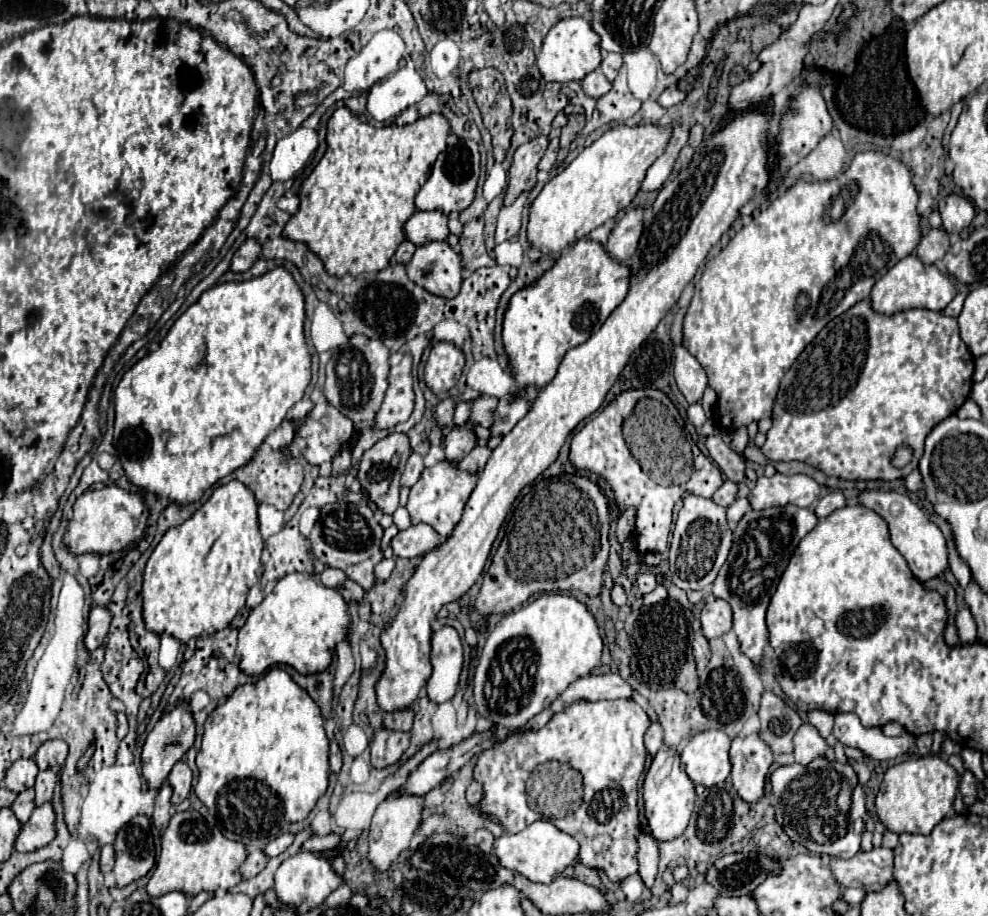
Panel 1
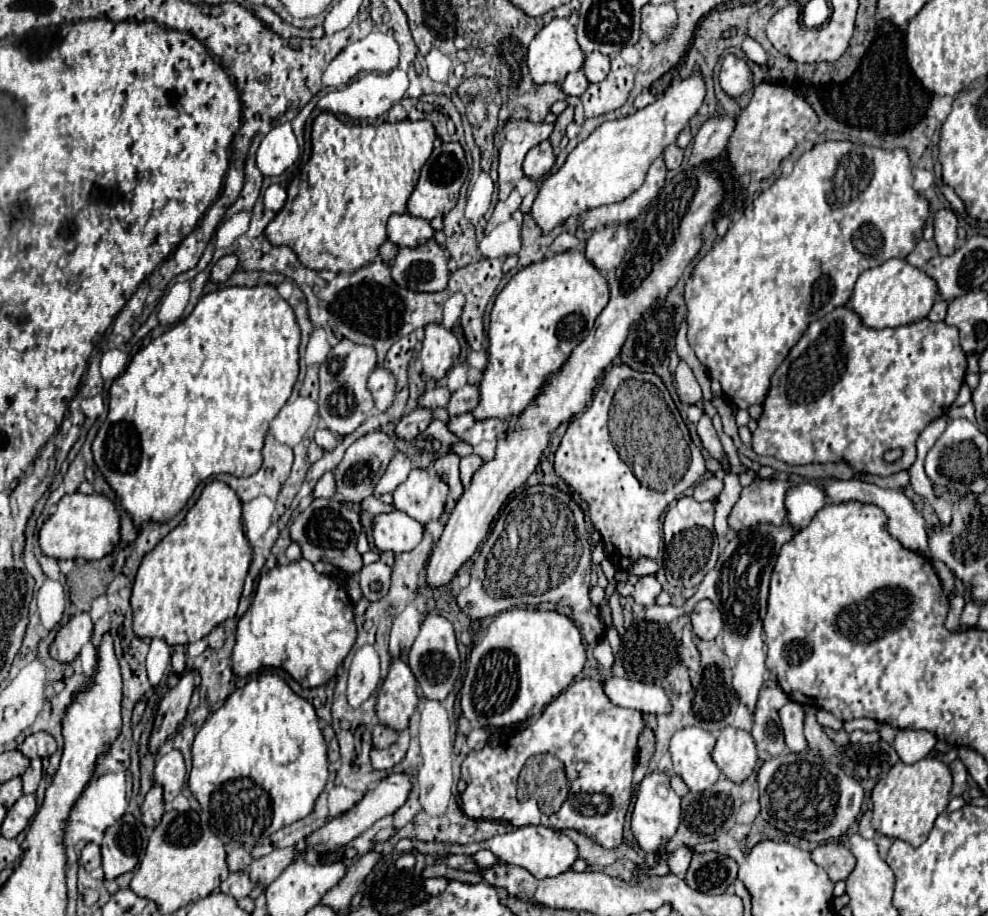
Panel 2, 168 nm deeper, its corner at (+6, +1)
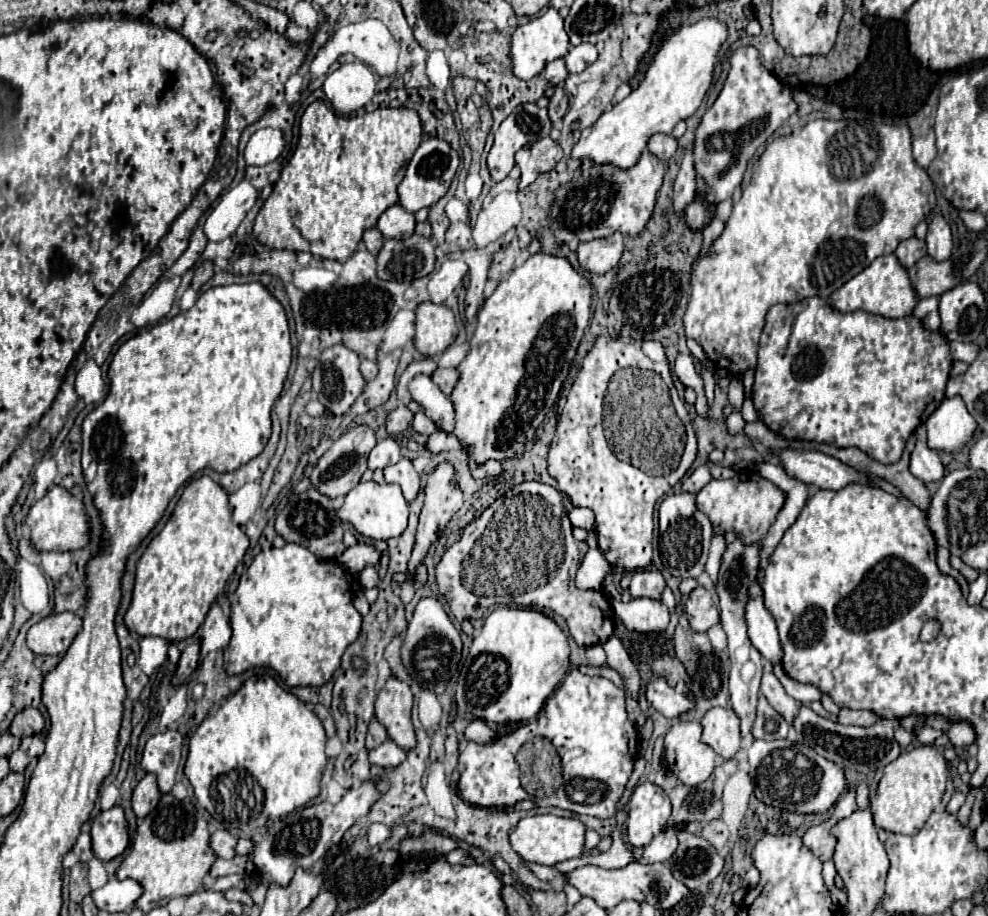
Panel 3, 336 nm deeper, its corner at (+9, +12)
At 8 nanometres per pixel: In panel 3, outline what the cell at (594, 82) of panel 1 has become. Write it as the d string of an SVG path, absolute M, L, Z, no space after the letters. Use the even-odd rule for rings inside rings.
M558 58L558 60L552 60L552 62L546 62L542 74L540 74L546 82L550 82L552 86L562 86L568 72L566 72L566 66L564 66L564 60Z

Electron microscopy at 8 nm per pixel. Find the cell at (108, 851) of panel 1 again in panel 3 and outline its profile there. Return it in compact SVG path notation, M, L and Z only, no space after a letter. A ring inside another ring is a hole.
M82 832L82 834L78 836L78 840L76 840L76 844L74 844L72 852L80 858L80 862L88 862L90 858L94 858L94 854L92 854L92 842L90 842L90 836Z

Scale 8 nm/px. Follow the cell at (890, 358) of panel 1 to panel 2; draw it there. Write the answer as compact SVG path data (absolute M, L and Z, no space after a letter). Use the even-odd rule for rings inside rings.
M837 307L833 309L829 315L825 315L823 319L815 321L809 325L809 329L805 331L805 335L797 341L797 345L791 349L791 353L787 355L787 359L779 365L779 369L775 371L773 379L771 379L771 389L767 393L767 399L763 403L763 415L757 421L757 429L753 431L753 451L757 455L769 455L769 457L777 457L789 465L805 465L805 463L847 463L851 469L855 469L857 473L869 473L869 475L879 475L879 477L889 477L893 473L905 471L913 465L915 461L915 441L919 437L919 433L925 429L925 425L929 425L933 419L941 417L943 413L949 411L949 407L953 405L953 401L959 395L959 389L965 381L965 373L967 373L967 357L961 349L959 343L959 329L947 325L945 321L933 323L929 319L921 319L909 325L901 325L901 327L893 327L893 329L873 329L863 325L861 317L849 307ZM901 447L905 451L903 459L887 465L883 463L883 453L887 449L895 449Z

